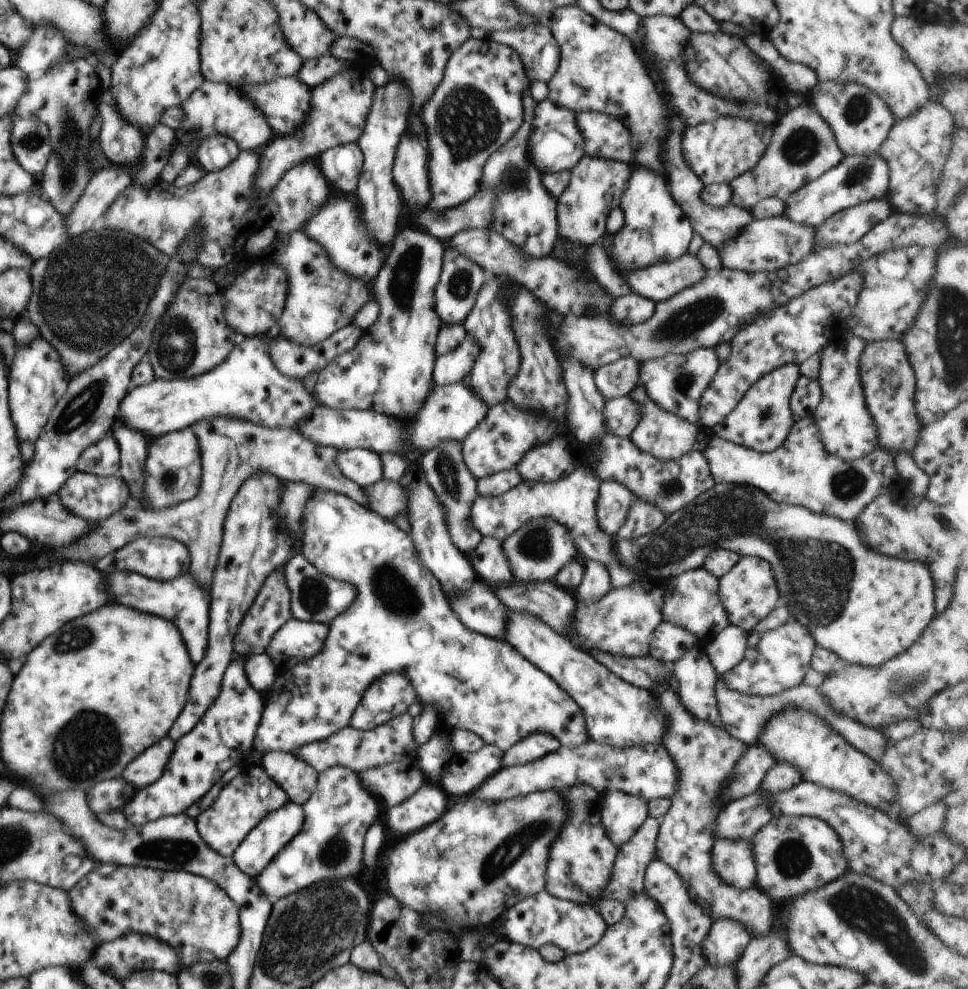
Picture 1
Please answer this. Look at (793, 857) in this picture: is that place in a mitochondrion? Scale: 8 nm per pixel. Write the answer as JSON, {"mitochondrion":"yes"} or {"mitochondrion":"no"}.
{"mitochondrion":"yes"}

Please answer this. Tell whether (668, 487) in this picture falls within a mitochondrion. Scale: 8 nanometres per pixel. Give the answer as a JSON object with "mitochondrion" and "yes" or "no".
{"mitochondrion":"yes"}

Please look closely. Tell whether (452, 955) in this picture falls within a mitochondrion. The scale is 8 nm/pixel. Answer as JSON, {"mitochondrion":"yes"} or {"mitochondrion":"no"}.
{"mitochondrion":"no"}

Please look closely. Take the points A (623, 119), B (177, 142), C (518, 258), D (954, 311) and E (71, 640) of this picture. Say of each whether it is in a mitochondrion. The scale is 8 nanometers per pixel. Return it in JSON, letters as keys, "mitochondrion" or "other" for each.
{"A":"other","B":"other","C":"other","D":"mitochondrion","E":"mitochondrion"}

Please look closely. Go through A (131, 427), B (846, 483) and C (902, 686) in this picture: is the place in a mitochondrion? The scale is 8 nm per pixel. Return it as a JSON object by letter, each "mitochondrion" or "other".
{"A":"other","B":"mitochondrion","C":"mitochondrion"}

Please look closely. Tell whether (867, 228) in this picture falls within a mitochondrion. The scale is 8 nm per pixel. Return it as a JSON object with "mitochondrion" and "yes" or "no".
{"mitochondrion":"no"}

